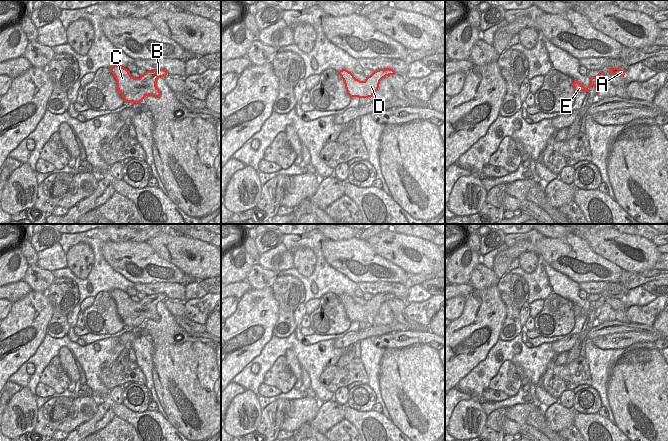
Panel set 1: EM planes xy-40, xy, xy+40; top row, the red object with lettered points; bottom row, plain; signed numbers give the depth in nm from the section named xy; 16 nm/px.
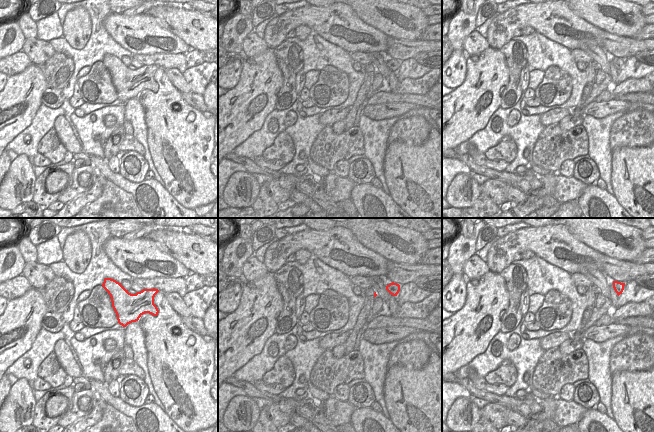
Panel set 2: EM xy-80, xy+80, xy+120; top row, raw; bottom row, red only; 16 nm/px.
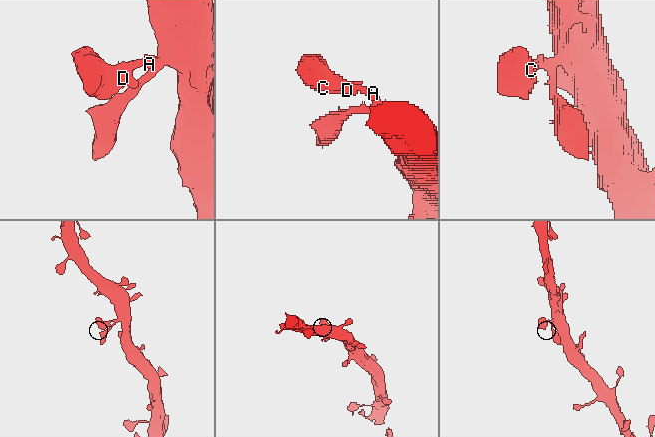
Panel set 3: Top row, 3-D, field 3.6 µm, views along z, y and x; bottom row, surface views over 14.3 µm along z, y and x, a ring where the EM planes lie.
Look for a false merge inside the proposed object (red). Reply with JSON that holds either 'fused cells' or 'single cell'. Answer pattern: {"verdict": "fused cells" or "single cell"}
{"verdict": "single cell"}

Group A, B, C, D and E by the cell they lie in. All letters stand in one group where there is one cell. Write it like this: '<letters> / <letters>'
A B C D E

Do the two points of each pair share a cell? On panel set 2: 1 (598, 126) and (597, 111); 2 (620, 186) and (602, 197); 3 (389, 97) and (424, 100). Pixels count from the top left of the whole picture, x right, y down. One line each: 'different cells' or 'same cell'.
1: different cells
2: different cells
3: same cell

